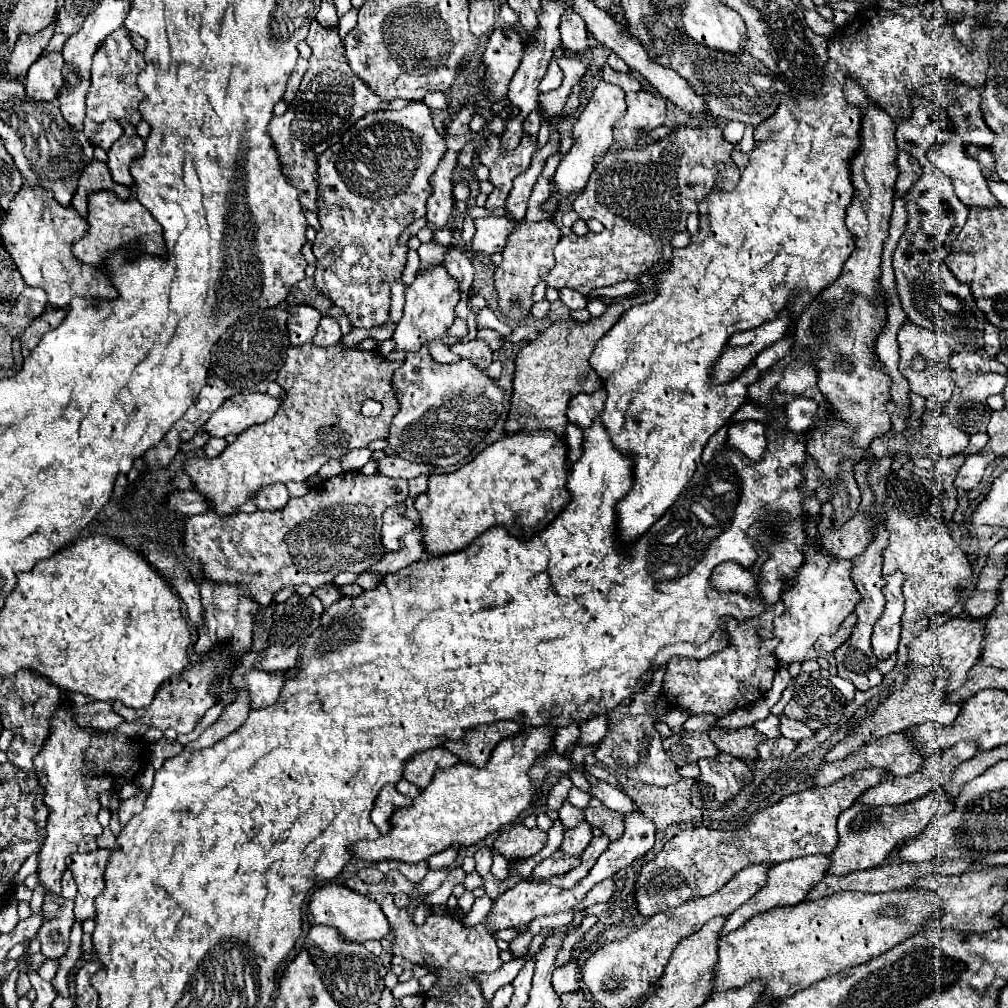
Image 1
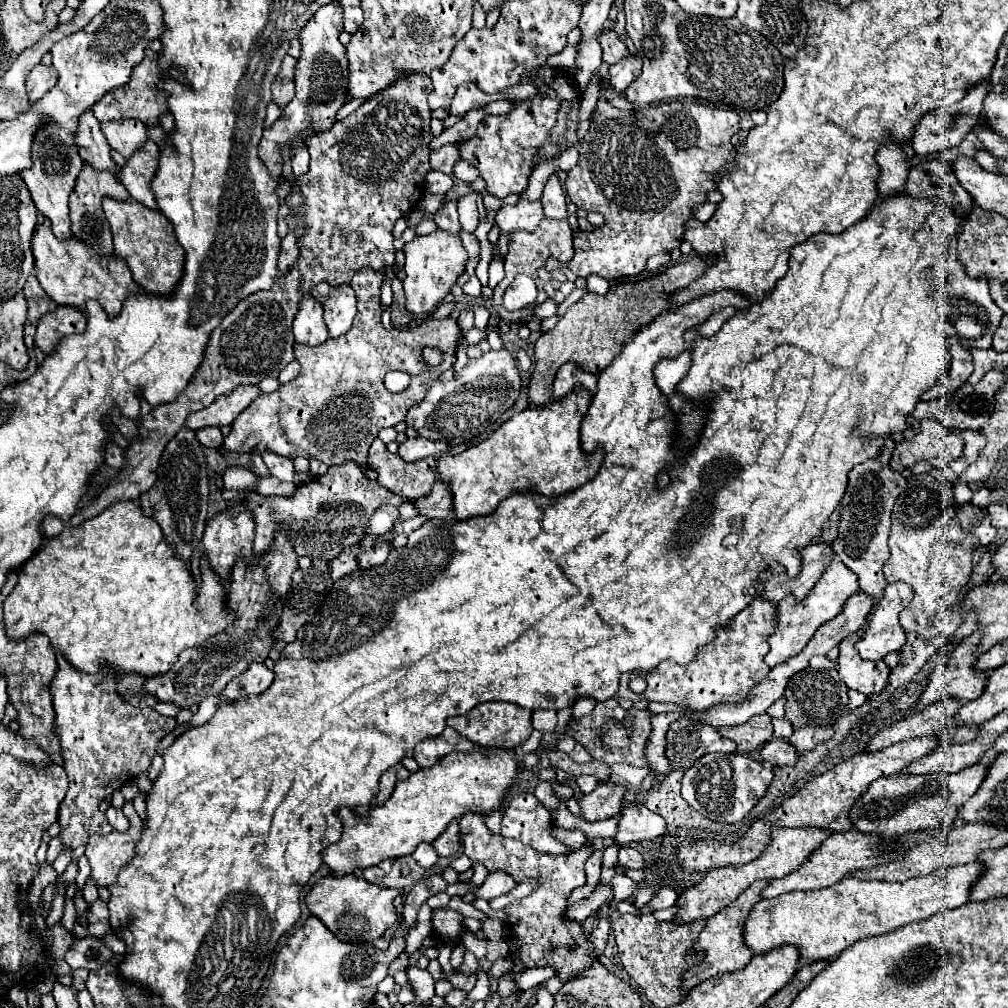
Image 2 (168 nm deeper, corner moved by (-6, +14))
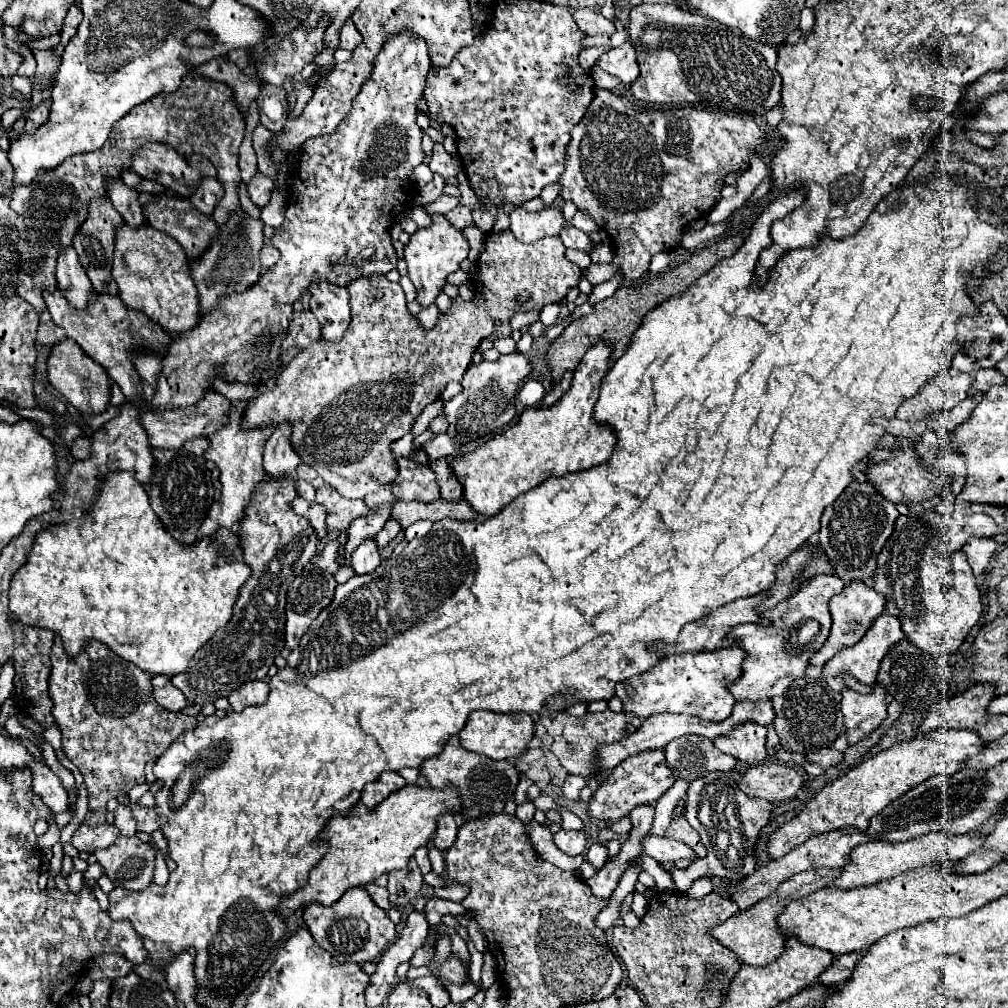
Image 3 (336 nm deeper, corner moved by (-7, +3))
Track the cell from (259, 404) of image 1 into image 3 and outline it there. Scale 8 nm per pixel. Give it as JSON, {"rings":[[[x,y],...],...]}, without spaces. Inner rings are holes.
{"rings":[[[210,391],[196,405],[190,405],[190,407],[180,407],[180,409],[162,411],[162,413],[146,411],[140,415],[140,425],[146,431],[150,445],[154,449],[180,449],[184,441],[192,437],[206,437],[206,433],[214,433],[214,429],[218,429],[218,425],[226,421],[226,401],[228,399],[224,395]]]}

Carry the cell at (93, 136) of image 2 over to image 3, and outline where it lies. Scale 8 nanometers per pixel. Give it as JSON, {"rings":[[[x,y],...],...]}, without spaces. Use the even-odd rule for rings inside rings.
{"rings":[[[114,185],[114,189],[110,189],[110,201],[112,201],[114,209],[122,215],[124,223],[130,225],[132,229],[136,229],[144,223],[144,215],[138,205],[136,189],[126,187],[126,185]]]}

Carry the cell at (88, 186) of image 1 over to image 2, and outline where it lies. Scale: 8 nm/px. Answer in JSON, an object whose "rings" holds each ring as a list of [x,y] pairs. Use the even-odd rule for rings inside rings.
{"rings":[[[85,164],[77,182],[75,182],[75,188],[69,196],[69,210],[71,210],[71,230],[77,238],[89,242],[91,246],[95,246],[101,254],[113,254],[113,242],[111,242],[111,232],[109,232],[109,222],[107,218],[103,216],[103,210],[101,210],[101,198],[103,196],[111,196],[111,198],[117,198],[117,200],[127,200],[129,198],[129,192],[127,188],[119,182],[119,178],[109,172],[109,170],[95,170],[93,166]]]}

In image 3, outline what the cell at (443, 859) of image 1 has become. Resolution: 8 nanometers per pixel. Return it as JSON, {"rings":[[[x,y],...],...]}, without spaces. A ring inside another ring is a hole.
{"rings":[[[444,813],[438,817],[436,823],[436,833],[434,833],[434,845],[446,853],[446,849],[450,849],[450,845],[456,841],[456,833],[458,833],[458,825],[452,813]]]}

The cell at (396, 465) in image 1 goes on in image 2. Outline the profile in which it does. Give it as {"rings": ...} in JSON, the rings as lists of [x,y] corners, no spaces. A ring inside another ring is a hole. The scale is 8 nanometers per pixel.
{"rings":[[[407,438],[399,444],[397,456],[405,462],[417,462],[427,456],[441,456],[445,452],[445,446],[441,442],[429,442],[425,438]]]}

